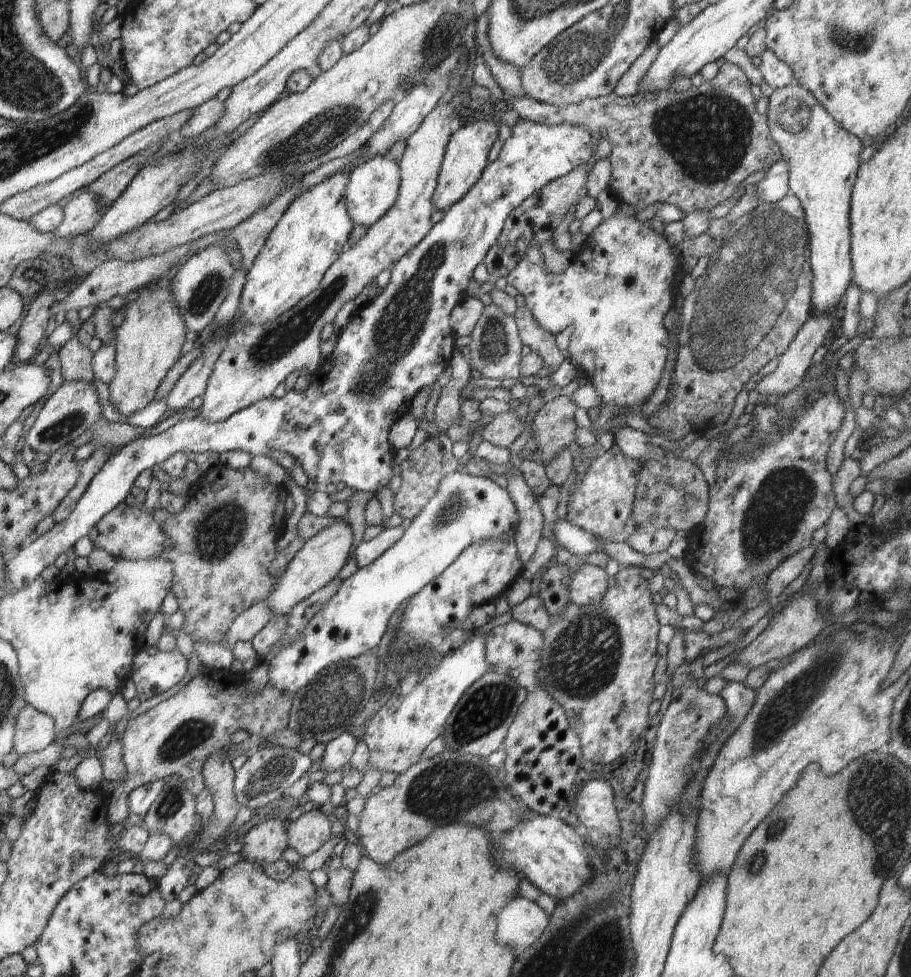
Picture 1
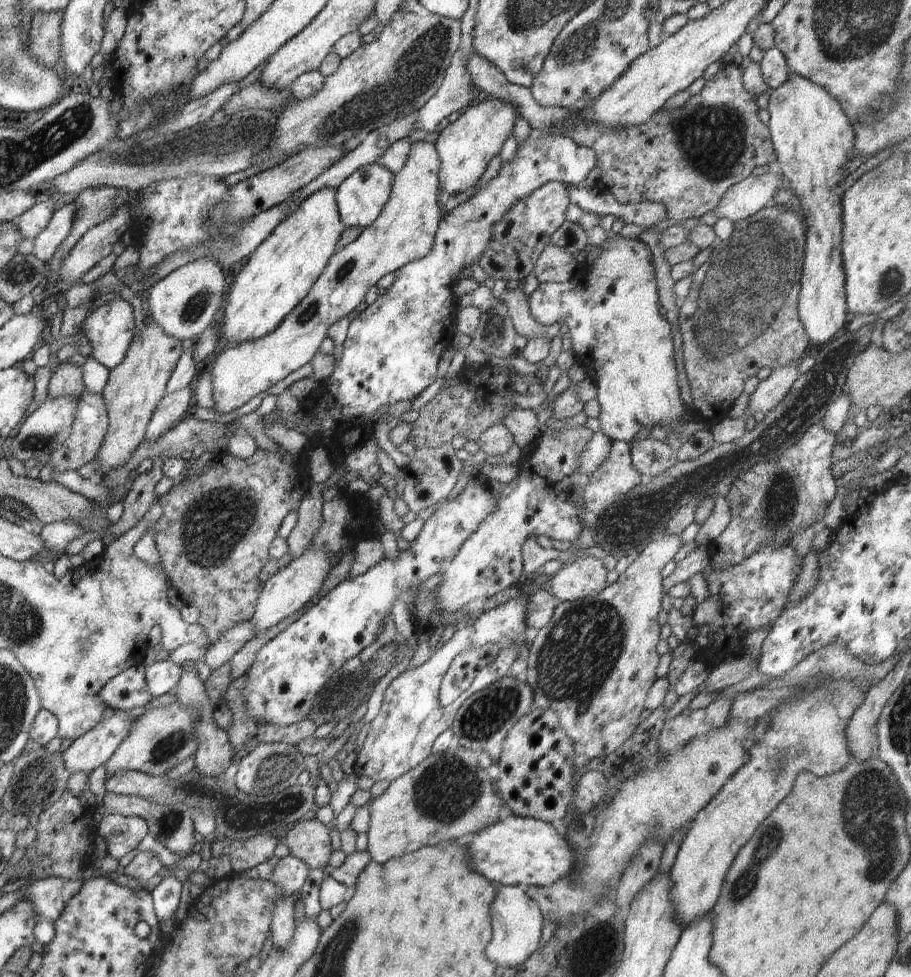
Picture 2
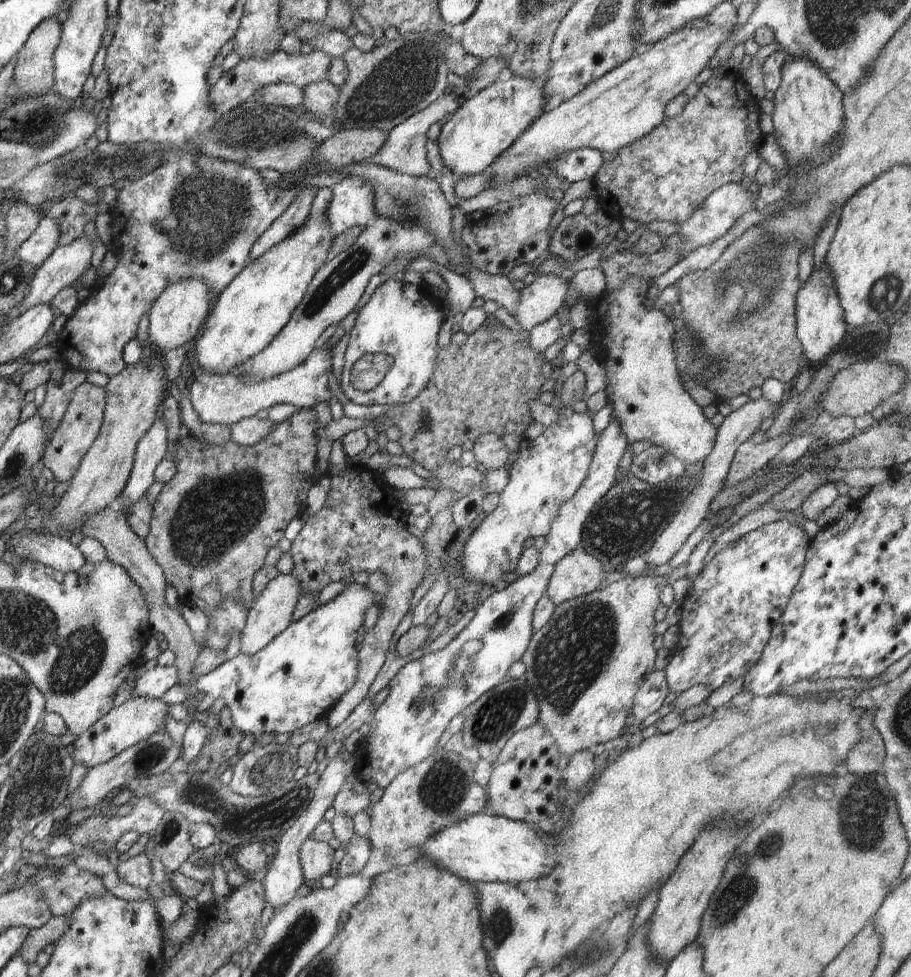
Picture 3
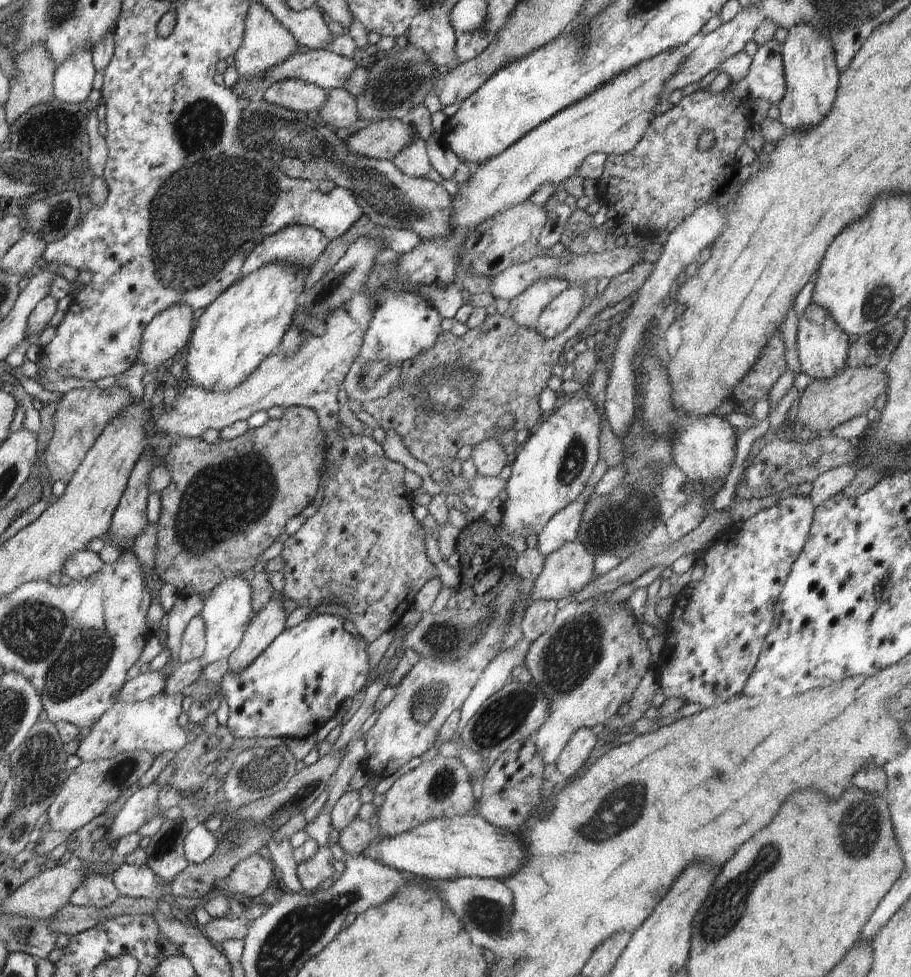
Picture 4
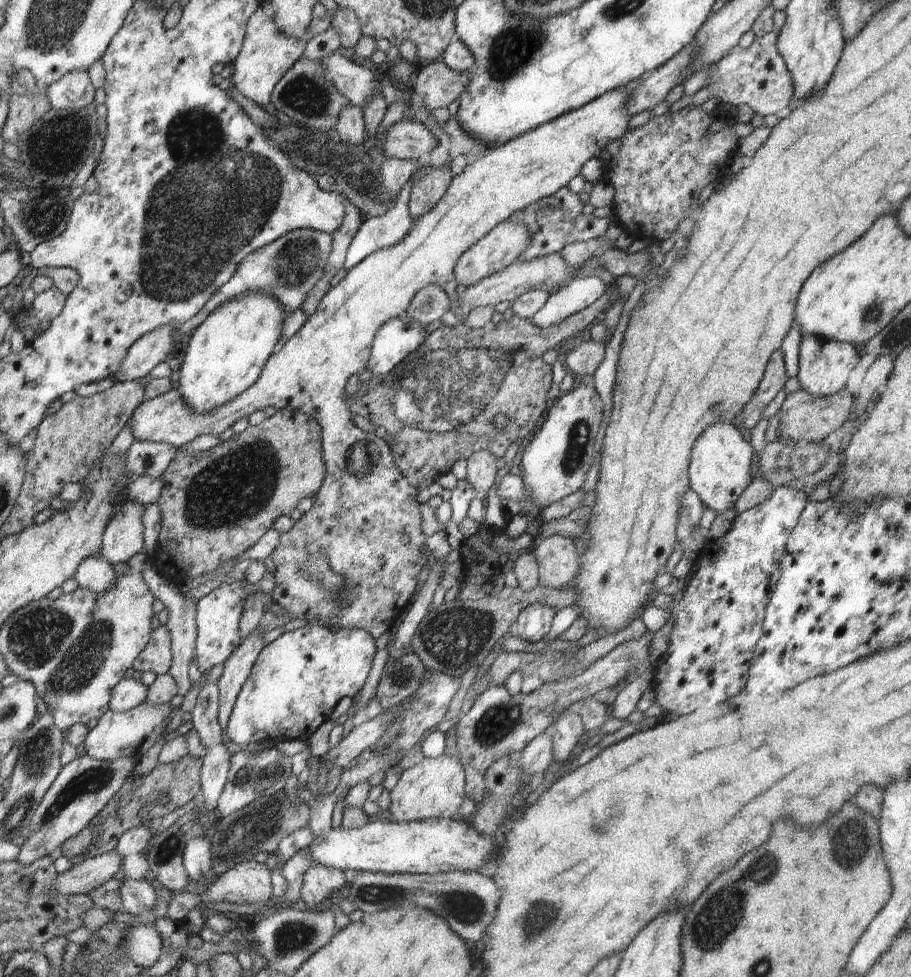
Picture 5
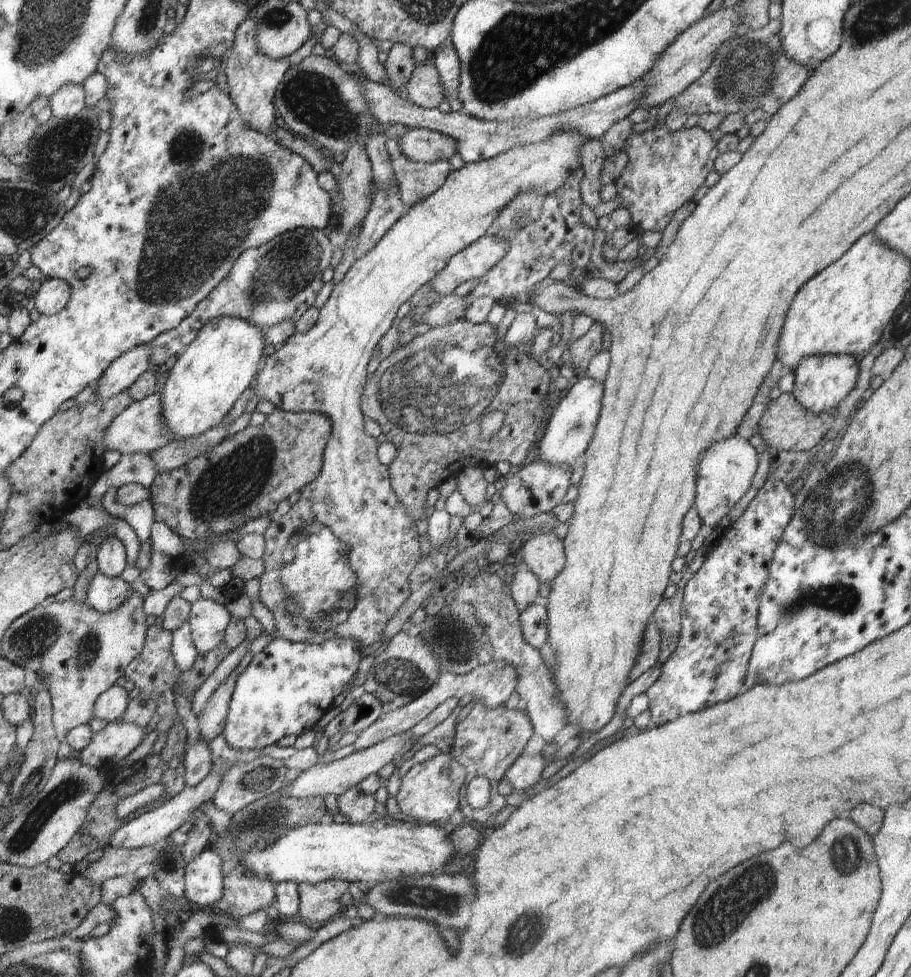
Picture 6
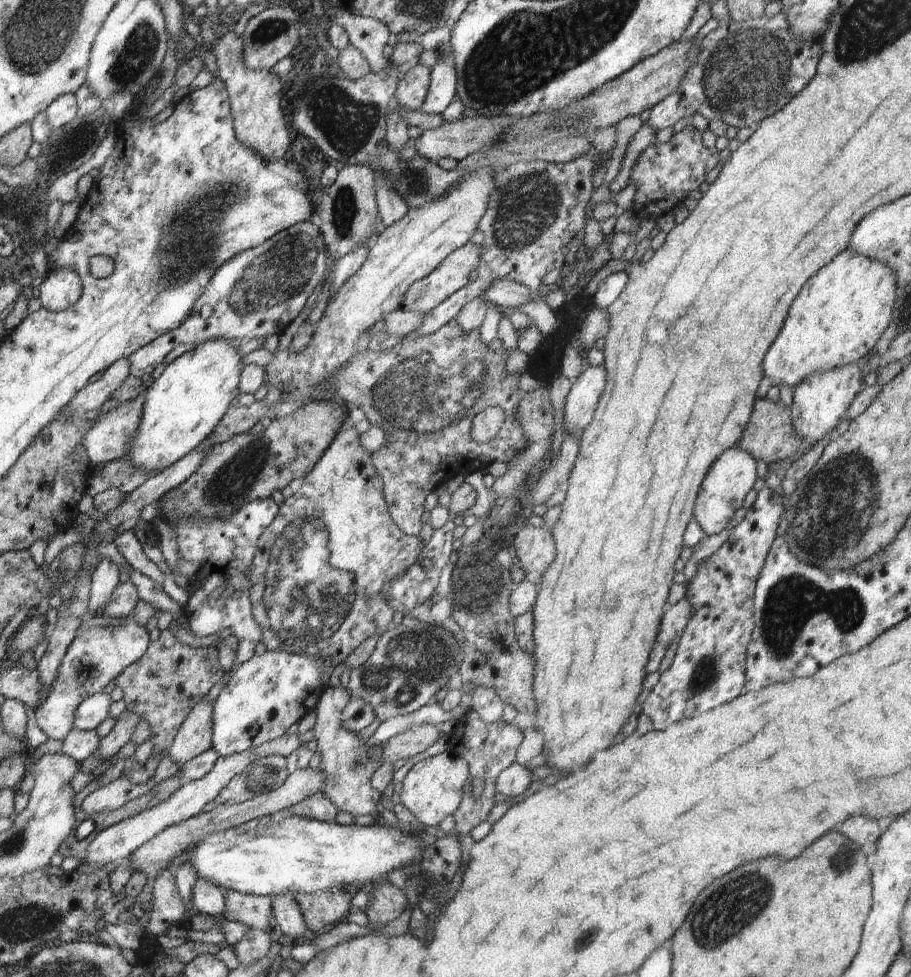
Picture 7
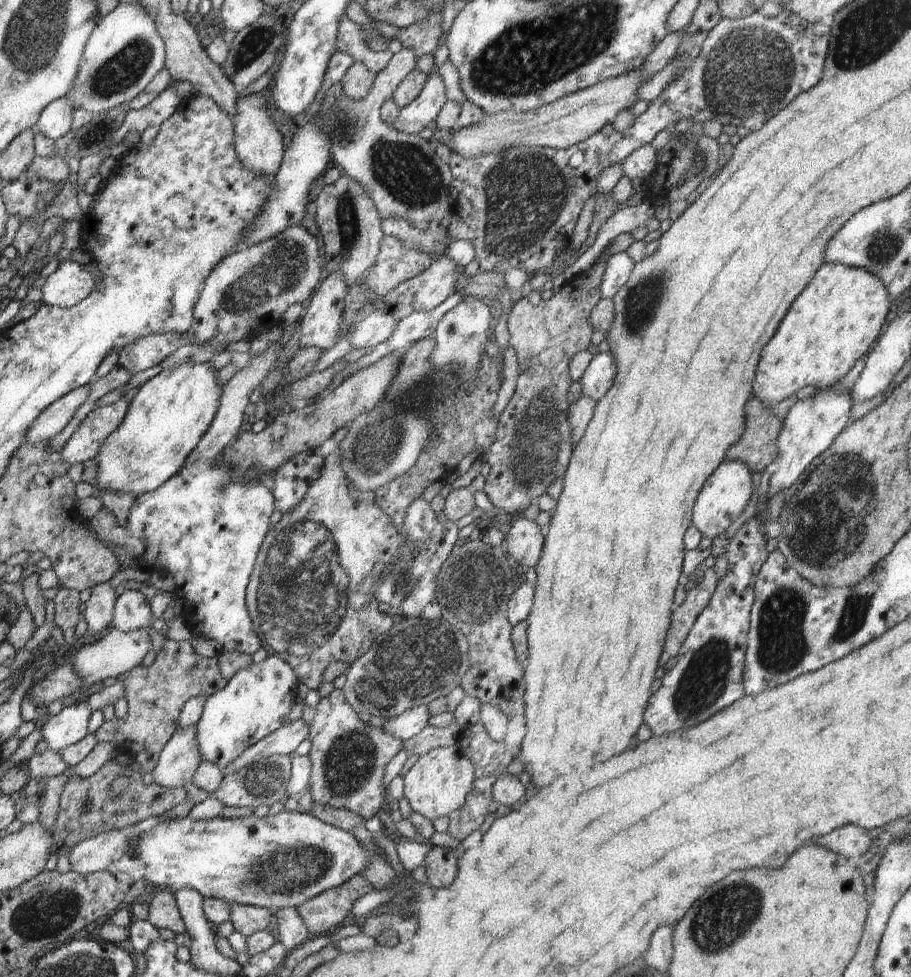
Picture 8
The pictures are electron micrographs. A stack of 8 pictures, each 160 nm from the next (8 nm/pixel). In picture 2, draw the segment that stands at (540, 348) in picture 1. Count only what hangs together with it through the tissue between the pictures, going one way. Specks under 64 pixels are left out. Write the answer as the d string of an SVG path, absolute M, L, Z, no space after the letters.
M509 290L503 303L507 306L515 331L528 341L536 337L546 337L551 342L553 338L559 336L558 330L561 328L558 323L554 326L545 326L533 319L529 309L528 296L522 291Z

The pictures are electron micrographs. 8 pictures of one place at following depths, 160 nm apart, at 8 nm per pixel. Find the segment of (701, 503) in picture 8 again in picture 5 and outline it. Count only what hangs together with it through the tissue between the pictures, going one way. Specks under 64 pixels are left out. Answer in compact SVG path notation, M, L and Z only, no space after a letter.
M726 422L706 428L692 448L689 466L690 489L708 510L723 514L735 506L738 498L750 485L754 449L744 440L738 426Z

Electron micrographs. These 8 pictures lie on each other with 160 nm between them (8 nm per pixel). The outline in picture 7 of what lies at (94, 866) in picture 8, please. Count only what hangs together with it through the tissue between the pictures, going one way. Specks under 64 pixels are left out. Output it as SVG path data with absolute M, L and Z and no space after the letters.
M284 734L277 740L266 742L257 748L252 748L242 753L235 753L228 757L220 757L208 776L204 776L204 778L196 781L184 781L183 786L179 790L176 790L166 802L162 802L162 804L158 804L158 806L150 810L140 812L140 814L118 822L106 828L103 832L100 832L96 838L88 844L86 855L83 857L81 863L91 864L95 867L105 867L108 862L117 864L124 860L124 858L127 858L140 848L140 846L149 842L156 834L162 832L162 830L166 830L166 828L174 824L179 824L180 822L197 816L206 804L213 802L218 797L218 794L220 794L238 774L244 771L244 768L256 762L258 758L266 758L266 756L270 755L288 757L292 752L301 747L300 737L298 734L292 734L292 736Z

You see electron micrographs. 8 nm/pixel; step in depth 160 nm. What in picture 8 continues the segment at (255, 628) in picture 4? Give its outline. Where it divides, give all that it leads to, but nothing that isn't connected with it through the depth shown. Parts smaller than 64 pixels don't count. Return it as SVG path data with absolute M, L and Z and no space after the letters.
M196 726L179 728L158 758L153 783L162 788L182 788L192 781L201 761L196 742Z

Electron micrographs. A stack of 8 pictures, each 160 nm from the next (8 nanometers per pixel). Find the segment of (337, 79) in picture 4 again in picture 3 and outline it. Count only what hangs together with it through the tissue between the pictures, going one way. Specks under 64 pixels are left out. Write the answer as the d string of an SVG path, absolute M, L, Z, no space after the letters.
M318 49L308 53L303 51L294 54L279 51L274 53L270 60L257 56L253 56L250 59L241 59L235 67L224 71L216 84L209 88L208 104L213 111L221 115L250 100L255 92L258 92L258 90L266 85L292 83L302 89L311 82L326 79L328 67L331 66L332 59L332 57Z

